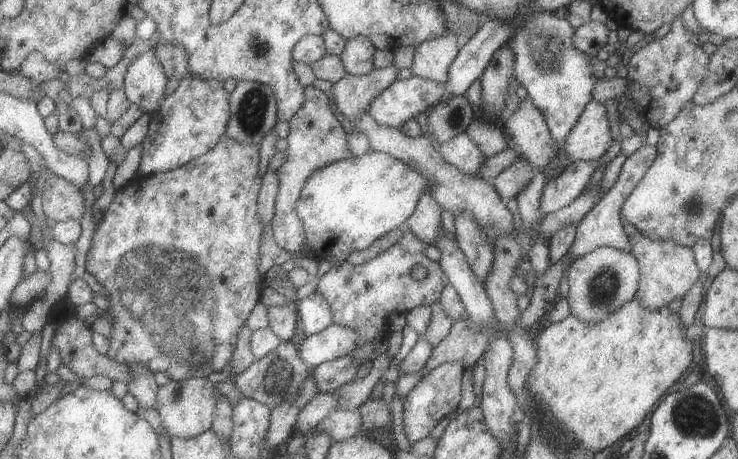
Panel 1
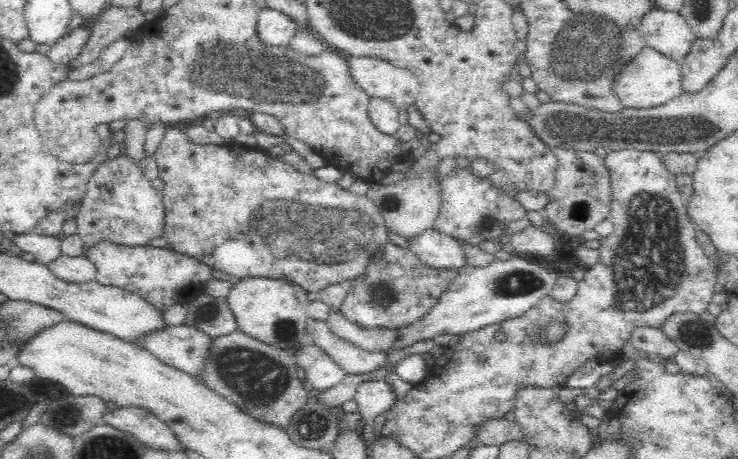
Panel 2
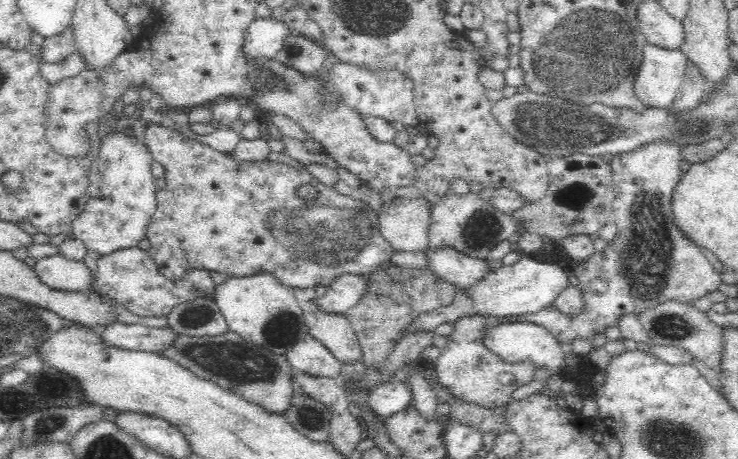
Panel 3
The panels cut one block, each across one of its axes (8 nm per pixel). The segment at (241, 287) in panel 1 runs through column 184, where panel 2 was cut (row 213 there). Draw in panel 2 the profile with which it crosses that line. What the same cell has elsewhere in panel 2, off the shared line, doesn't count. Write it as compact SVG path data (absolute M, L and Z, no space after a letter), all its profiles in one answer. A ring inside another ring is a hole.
M166 127L164 138L158 144L153 156L156 166L158 166L158 176L165 184L164 191L160 194L166 210L166 233L163 239L172 244L173 248L170 250L189 254L212 269L227 273L232 280L242 280L249 277L288 279L294 280L307 292L318 292L332 284L345 285L356 276L362 275L368 264L372 262L374 254L389 241L388 229L385 227L382 212L379 212L378 206L374 200L368 198L368 195L358 196L358 194L352 194L349 189L340 188L336 182L328 183L314 175L302 174L294 165L286 163L268 152L264 153L264 151L258 151L256 148L235 142L233 144L200 145L193 143L185 131L175 127Z

